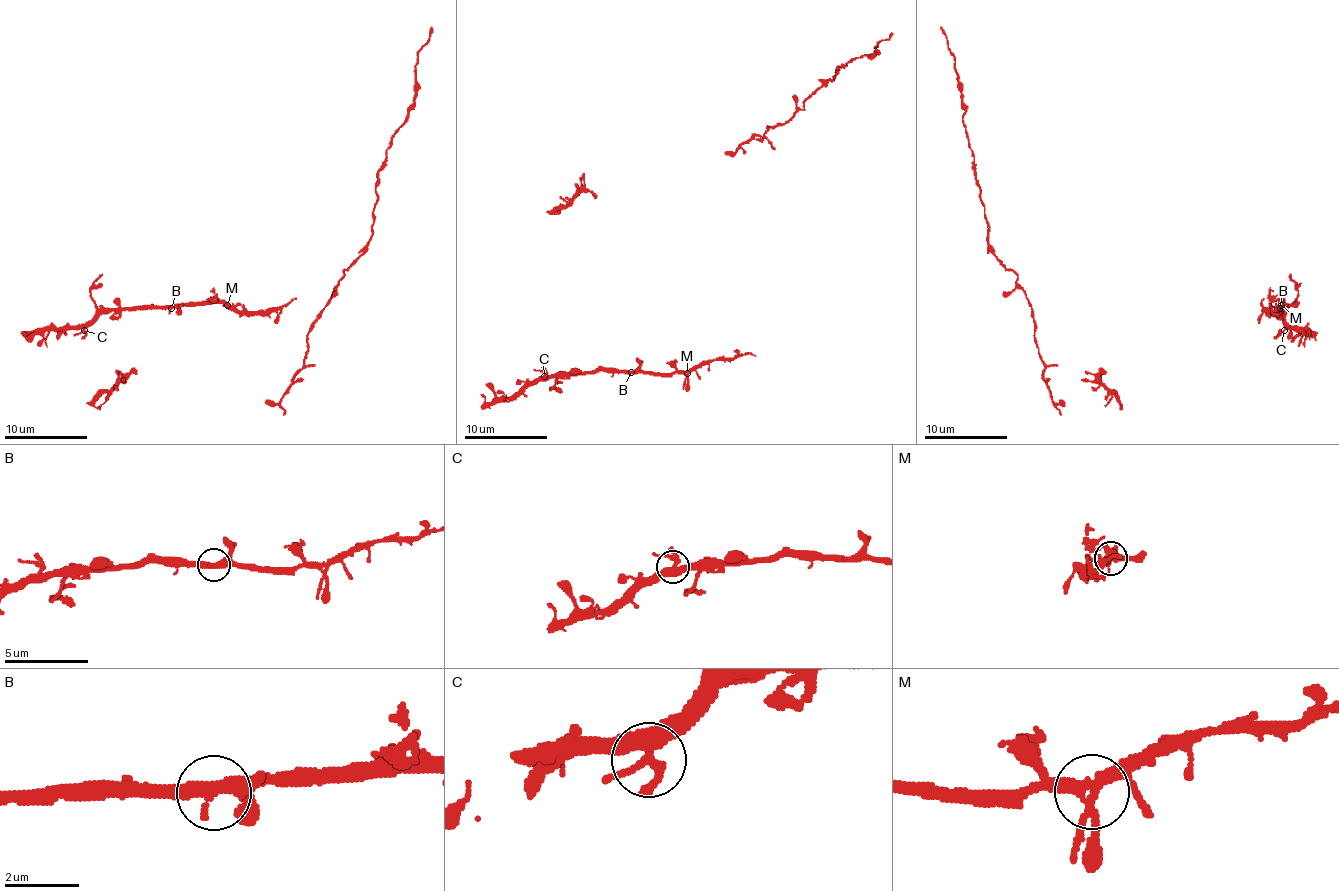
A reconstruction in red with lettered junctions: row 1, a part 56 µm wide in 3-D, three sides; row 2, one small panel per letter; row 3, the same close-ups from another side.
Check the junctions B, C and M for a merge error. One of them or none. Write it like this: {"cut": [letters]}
{"cut": []}

